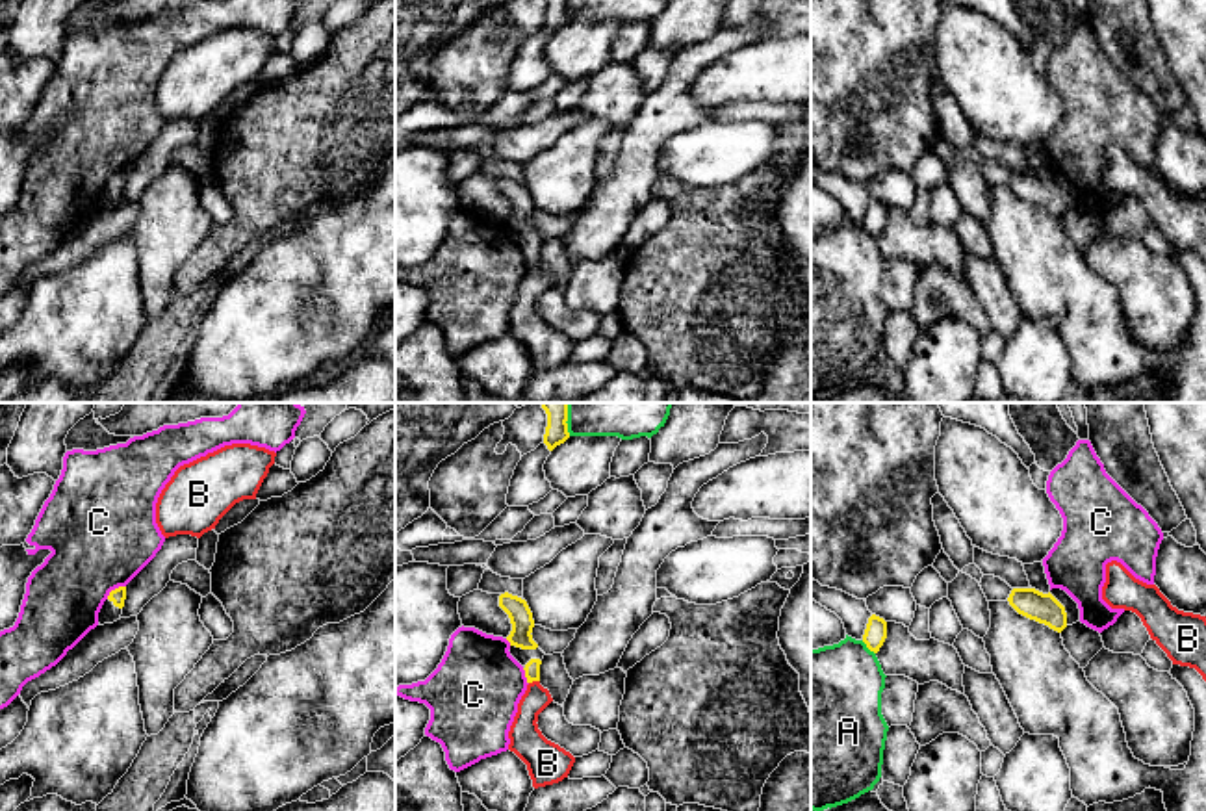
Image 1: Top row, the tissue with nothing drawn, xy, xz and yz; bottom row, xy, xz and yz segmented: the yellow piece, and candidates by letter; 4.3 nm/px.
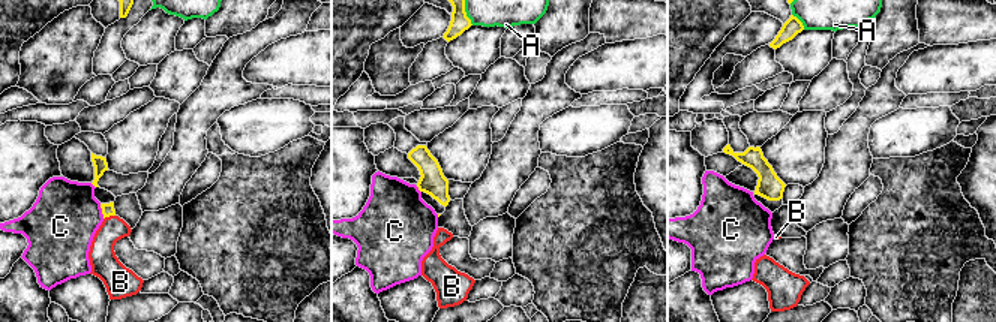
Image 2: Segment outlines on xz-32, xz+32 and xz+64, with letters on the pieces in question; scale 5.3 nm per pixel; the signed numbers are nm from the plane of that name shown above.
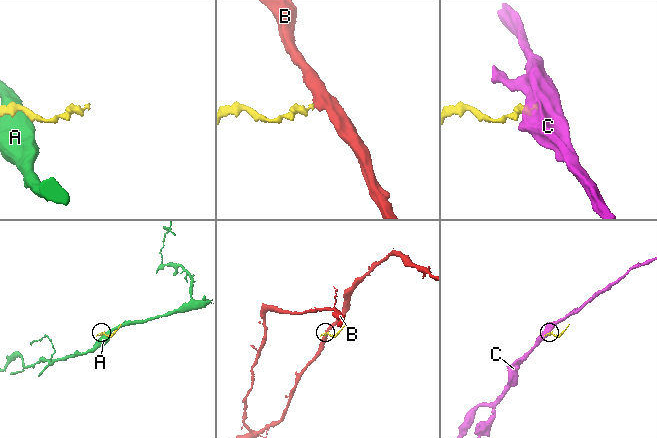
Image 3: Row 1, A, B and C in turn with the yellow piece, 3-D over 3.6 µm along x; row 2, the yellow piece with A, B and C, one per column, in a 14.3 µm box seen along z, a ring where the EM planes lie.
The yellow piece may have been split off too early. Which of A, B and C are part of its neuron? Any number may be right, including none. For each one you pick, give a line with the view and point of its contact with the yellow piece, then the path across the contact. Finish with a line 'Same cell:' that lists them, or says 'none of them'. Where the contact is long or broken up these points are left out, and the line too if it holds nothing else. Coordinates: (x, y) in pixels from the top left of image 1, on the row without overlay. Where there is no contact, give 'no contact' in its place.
B: meets yellow in xz at (533, 264); runs through xz (531, 253), (533, 264), (533, 286), (524, 318)
Same cell: B

